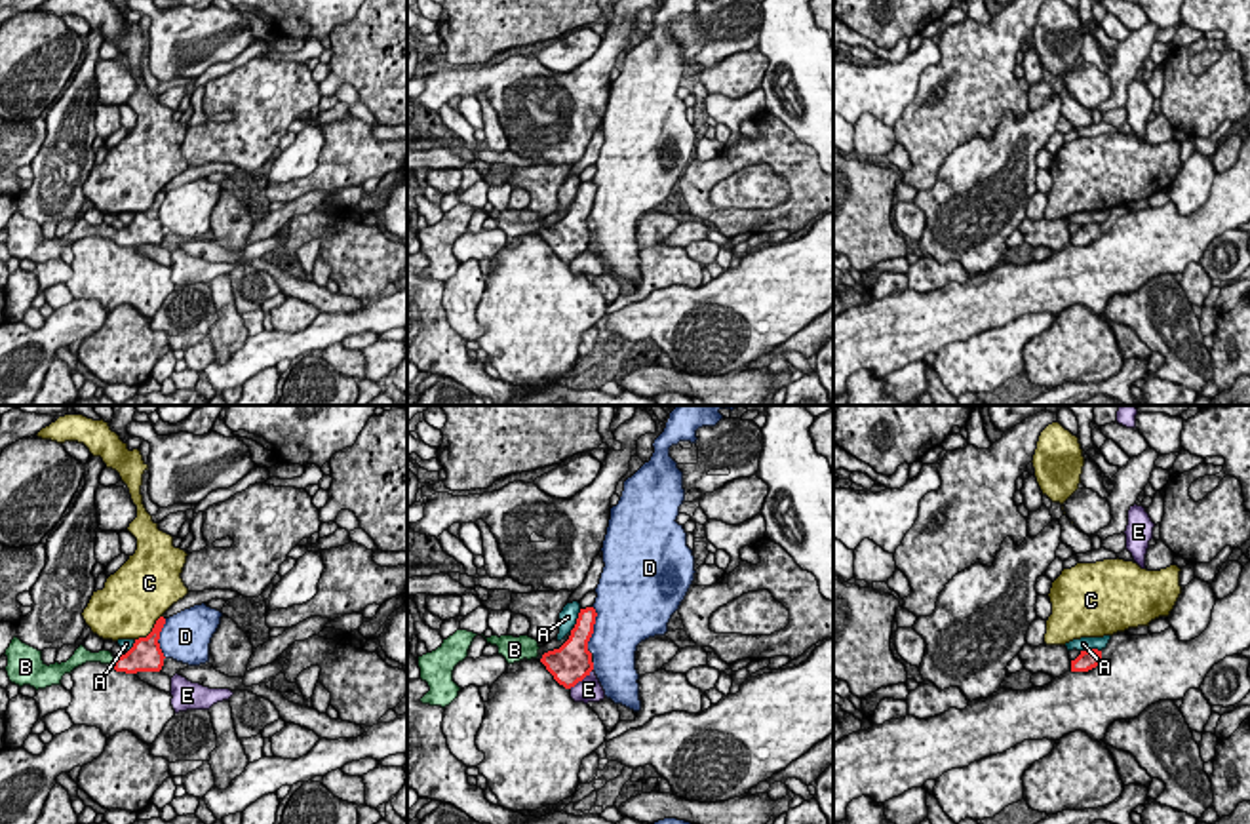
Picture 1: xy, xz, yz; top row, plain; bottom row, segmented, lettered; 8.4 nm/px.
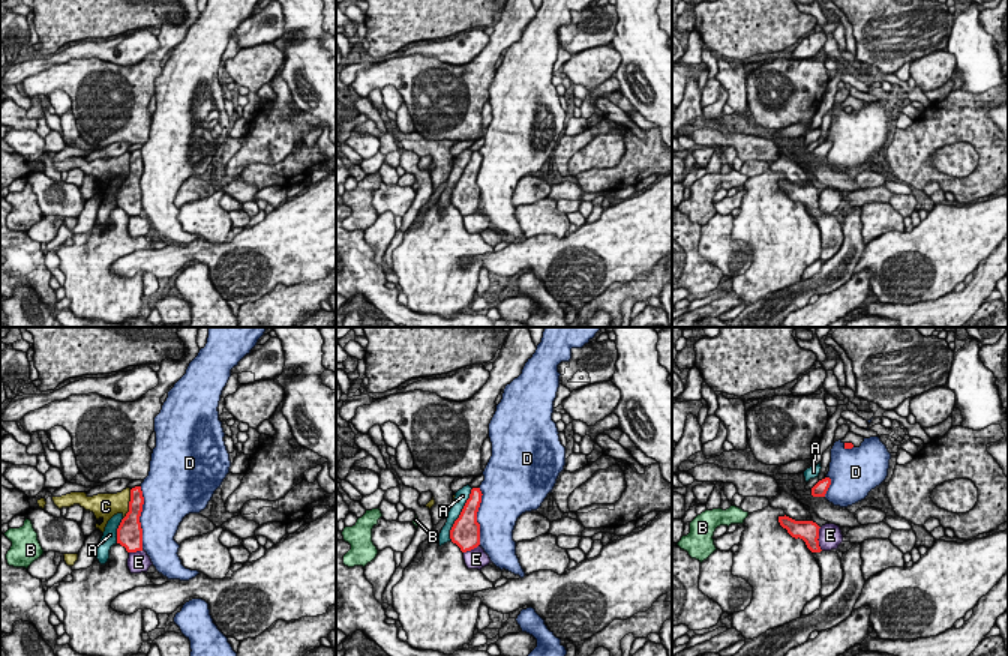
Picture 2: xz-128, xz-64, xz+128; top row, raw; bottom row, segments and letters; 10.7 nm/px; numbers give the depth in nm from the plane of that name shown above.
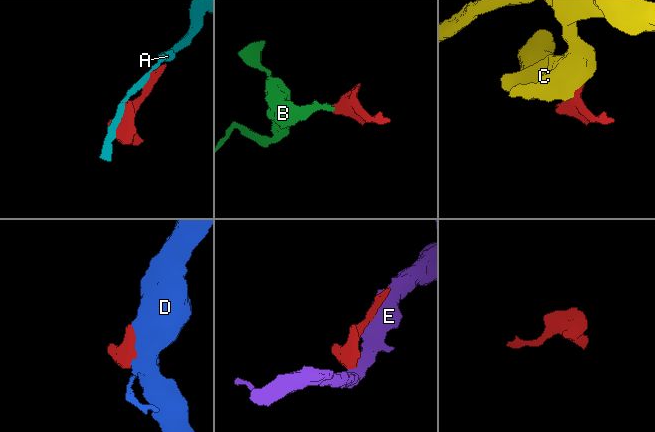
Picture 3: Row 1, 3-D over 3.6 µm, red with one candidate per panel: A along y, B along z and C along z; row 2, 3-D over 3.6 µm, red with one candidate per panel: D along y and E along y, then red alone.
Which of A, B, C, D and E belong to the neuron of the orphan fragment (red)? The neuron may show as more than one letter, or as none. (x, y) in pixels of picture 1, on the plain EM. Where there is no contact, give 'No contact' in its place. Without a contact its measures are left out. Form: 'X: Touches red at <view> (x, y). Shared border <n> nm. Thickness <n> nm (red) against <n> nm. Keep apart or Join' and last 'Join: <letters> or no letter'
A: Touches red at yz (1091, 223). Shared border 180 nm. Thickness 170 nm (red) against 120 nm. Keep apart
B: Touches red at xy (115, 235). Shared border 70 nm. Thickness 260 nm (red) against 130 nm. Join
C: Touches red at xy (153, 204). Shared border 320 nm. Thickness 280 nm (red) against 480 nm. Keep apart
D: Touches red at xz (592, 204). Shared border 420 nm. Thickness 240 nm (red) against 440 nm. Keep apart
E: Touches red at xz (581, 254). Shared border 260 nm. Thickness 340 nm (red) against 200 nm. Keep apart
Join: B

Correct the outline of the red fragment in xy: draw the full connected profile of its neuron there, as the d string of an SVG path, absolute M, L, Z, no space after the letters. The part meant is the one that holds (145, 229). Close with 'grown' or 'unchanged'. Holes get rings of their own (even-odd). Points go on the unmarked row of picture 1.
M160 190L146 211L135 213L133 221L122 228L114 230L110 225L91 226L80 219L67 236L46 238L42 234L42 225L23 217L13 209L10 221L6 223L8 230L8 251L11 257L23 261L30 259L36 265L51 259L61 259L65 247L70 247L74 242L86 236L112 238L116 245L137 247L137 245L160 245L164 240L164 226L160 223L160 206L166 198L166 192Z | grown

